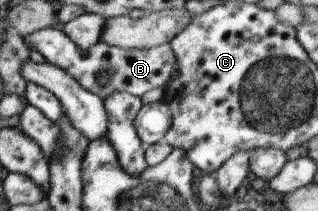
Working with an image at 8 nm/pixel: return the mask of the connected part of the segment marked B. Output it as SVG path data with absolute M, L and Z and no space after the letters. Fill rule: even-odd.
M54 26L24 36L24 42L28 48L36 50L48 62L63 68L88 92L92 92L101 99L108 98L114 92L130 92L130 94L142 97L151 90L162 89L172 79L174 66L177 65L171 44L164 44L158 48L128 49L102 41L86 50L80 48L62 28ZM102 70L108 70L112 74L112 80L106 84L100 84L98 80L98 74Z

